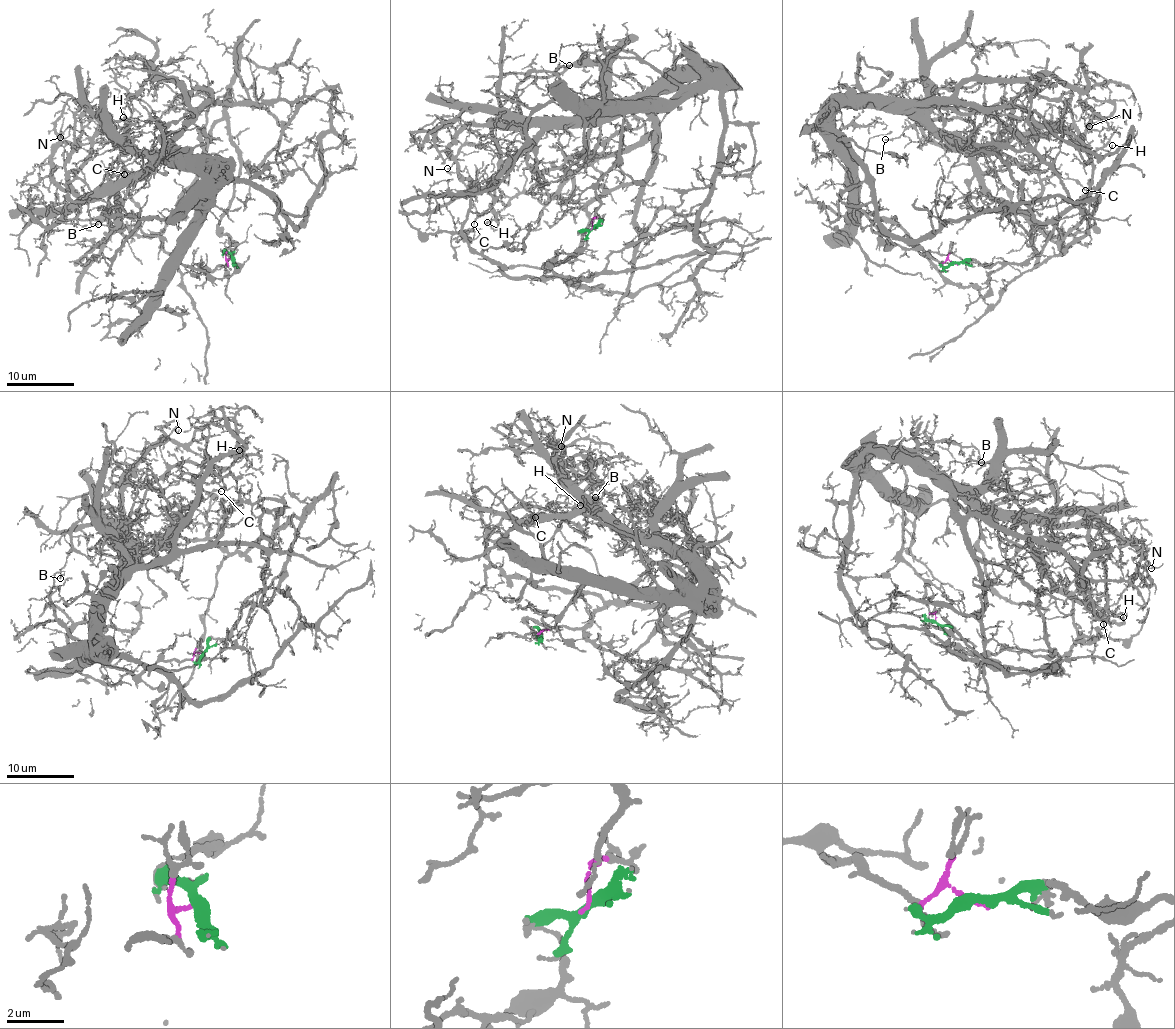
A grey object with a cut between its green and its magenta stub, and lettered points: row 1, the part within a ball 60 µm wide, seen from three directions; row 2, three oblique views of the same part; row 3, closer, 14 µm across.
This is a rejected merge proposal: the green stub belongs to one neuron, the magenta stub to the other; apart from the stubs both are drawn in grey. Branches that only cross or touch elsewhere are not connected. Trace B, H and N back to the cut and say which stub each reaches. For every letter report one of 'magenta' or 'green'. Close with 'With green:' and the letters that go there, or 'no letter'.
B: magenta
H: magenta
N: magenta
With green: no letter

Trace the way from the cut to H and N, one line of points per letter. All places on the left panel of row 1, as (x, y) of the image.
H: (232, 258), (207, 276), (180, 262), (203, 176), (166, 156), (73, 193), (92, 137), (127, 130), (123, 116)
N: (232, 258), (207, 276), (180, 262), (197, 171), (166, 156), (66, 191), (60, 137)

